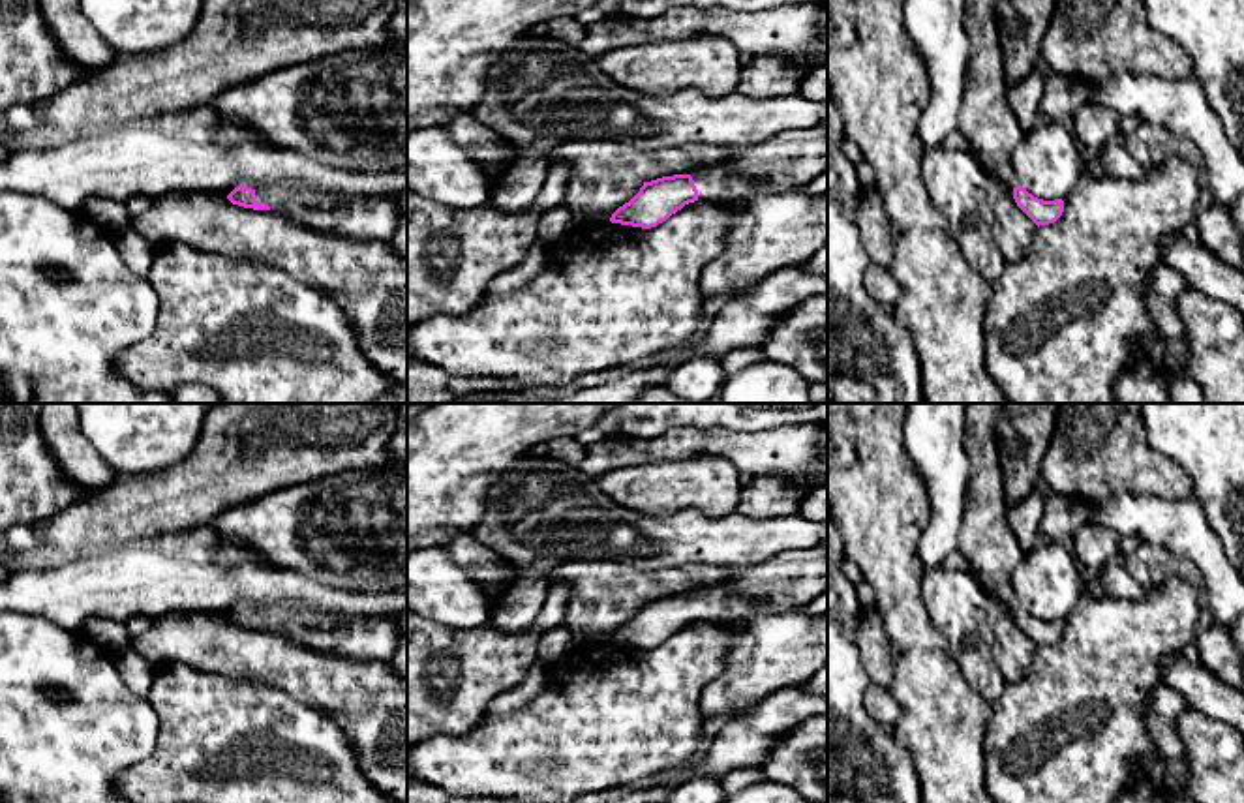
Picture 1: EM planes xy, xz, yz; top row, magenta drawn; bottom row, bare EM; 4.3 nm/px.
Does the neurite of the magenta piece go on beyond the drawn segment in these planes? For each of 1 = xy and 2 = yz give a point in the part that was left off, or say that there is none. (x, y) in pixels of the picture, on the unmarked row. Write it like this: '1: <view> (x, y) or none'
1: xy (368, 638)
2: yz (987, 543)

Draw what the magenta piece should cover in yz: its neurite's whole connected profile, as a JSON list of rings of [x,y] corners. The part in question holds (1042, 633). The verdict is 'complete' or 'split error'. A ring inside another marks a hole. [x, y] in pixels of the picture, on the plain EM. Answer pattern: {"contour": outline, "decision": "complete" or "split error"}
{"contour": [[[966,403],[964,448],[972,463],[966,492],[964,527],[959,552],[989,597],[1013,610],[1017,627],[1039,647],[1054,644],[1064,621],[1043,621],[1019,606],[1011,574],[1024,553],[1011,533],[1004,499],[1002,454],[996,445],[996,418],[1004,403]]], "decision": "split error"}

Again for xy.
{"contour": [[[235,608],[227,619],[253,630],[274,630],[315,651],[357,660],[387,660],[400,640],[398,617],[338,619],[319,612],[296,614],[291,608]]], "decision": "split error"}

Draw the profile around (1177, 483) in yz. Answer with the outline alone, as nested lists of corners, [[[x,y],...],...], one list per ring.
[[[1060,403],[1038,488],[1081,501],[1118,492],[1193,495],[1188,473],[1150,448],[1141,403]]]

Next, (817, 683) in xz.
[[[827,662],[816,670],[807,681],[796,687],[801,692],[816,694],[827,698]]]

